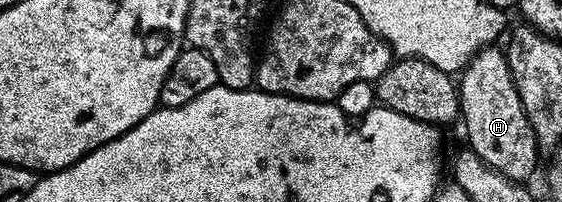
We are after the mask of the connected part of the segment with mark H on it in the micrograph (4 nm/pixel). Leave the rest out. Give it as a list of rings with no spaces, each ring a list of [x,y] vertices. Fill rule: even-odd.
[[[484,48],[468,62],[459,74],[459,93],[461,95],[460,121],[465,121],[465,134],[469,137],[468,149],[474,150],[491,168],[495,168],[512,182],[524,183],[537,170],[537,154],[539,147],[537,137],[531,128],[531,120],[523,108],[523,100],[519,98],[519,88],[515,88],[515,80],[511,76],[511,68],[505,59],[505,51],[501,48]]]

